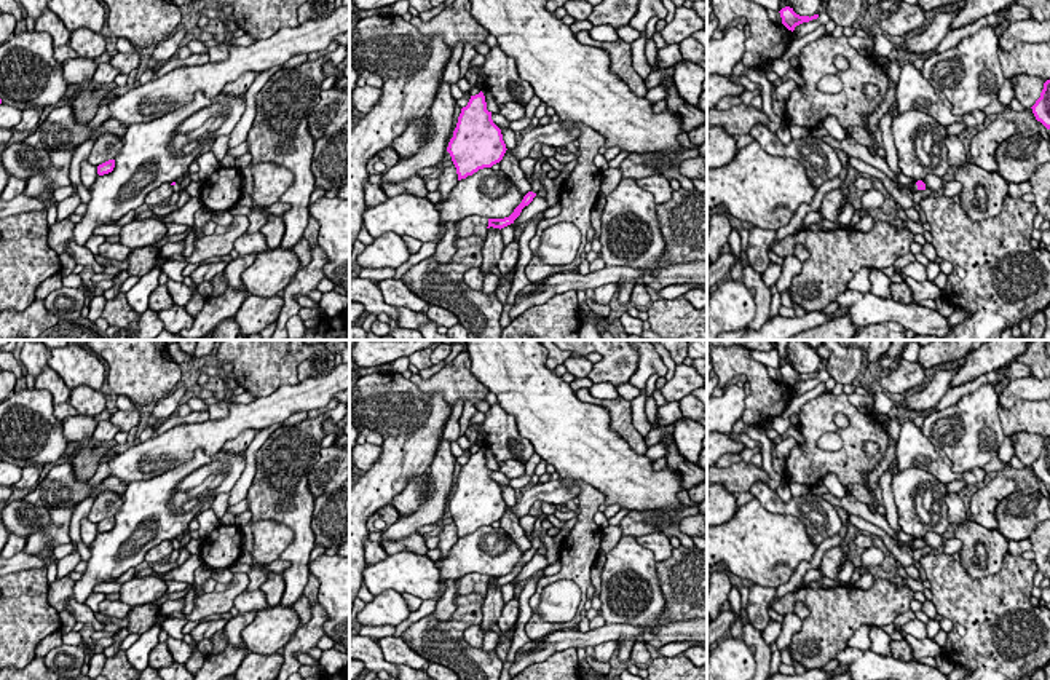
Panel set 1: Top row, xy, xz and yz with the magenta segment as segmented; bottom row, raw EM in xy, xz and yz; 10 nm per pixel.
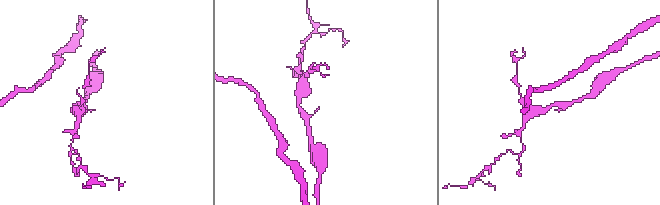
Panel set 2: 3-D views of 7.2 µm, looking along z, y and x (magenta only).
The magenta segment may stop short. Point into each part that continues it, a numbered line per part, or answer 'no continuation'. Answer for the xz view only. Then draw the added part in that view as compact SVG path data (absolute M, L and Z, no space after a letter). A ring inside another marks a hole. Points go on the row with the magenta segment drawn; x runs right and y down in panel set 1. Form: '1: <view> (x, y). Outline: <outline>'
1: xz (536, 185). Outline: M538 160L535 163L535 169L533 169L533 184L531 184L531 192L538 193L544 185L541 182L541 179L546 176L546 172L541 169L543 163Z

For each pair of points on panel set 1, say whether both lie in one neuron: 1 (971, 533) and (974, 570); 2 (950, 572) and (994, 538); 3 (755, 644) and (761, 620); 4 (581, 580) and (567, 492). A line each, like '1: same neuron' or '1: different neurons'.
1: same neuron
2: different neurons
3: different neurons
4: different neurons

